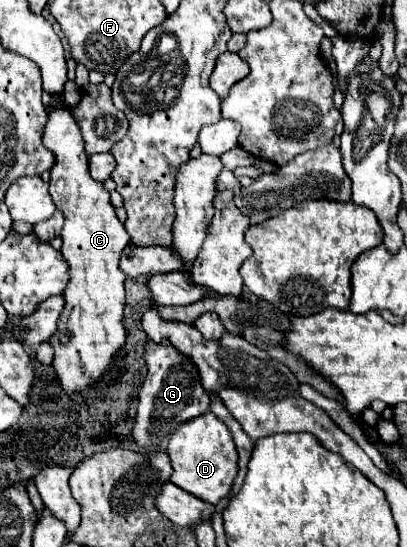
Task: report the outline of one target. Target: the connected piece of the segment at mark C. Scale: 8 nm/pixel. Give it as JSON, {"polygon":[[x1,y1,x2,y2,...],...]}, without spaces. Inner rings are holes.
{"polygon":[[60,101,58,109,50,111,42,141,56,155,56,165,50,171,50,195,66,219,60,231,64,241,60,251,68,261,70,275,68,285,62,291,64,309,58,319,58,329,48,341,54,347,52,367,56,381,66,395,74,395,98,385,126,345,126,329,122,325,126,275,118,269,118,257,130,237,110,205,108,191,88,173,84,141,74,117,68,107,64,107,64,101]]}

